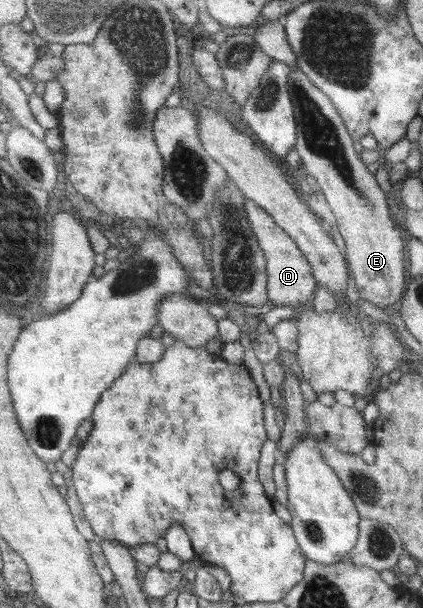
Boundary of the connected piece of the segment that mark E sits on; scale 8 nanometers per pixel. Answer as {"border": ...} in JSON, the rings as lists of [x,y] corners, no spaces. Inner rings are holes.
{"border":[[[289,69],[286,78],[286,87],[290,103],[292,104],[296,140],[294,149],[299,157],[300,165],[305,172],[314,178],[318,184],[319,192],[326,200],[335,219],[335,227],[339,231],[346,254],[347,266],[354,280],[354,288],[359,299],[372,303],[374,307],[385,312],[390,310],[392,303],[398,302],[404,293],[404,261],[402,260],[402,239],[400,231],[395,228],[388,214],[389,206],[386,204],[384,192],[380,190],[374,176],[368,172],[360,160],[359,154],[354,151],[353,140],[346,131],[342,119],[336,113],[328,97],[296,69]]]}

